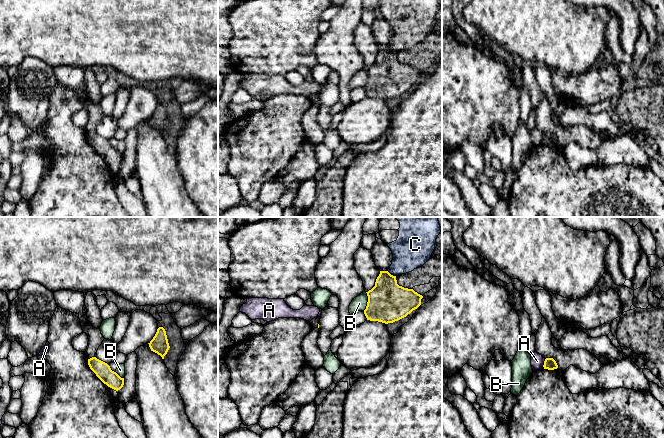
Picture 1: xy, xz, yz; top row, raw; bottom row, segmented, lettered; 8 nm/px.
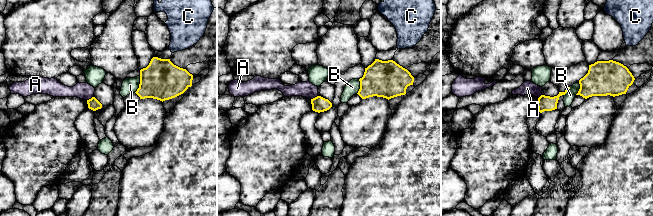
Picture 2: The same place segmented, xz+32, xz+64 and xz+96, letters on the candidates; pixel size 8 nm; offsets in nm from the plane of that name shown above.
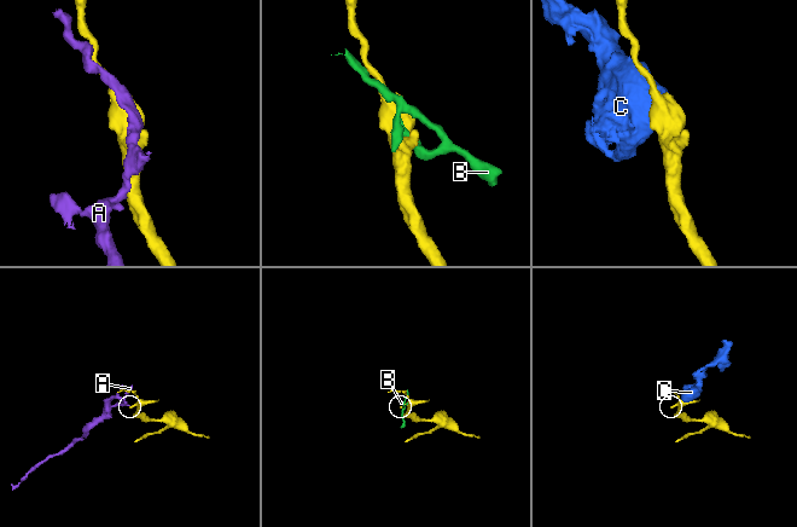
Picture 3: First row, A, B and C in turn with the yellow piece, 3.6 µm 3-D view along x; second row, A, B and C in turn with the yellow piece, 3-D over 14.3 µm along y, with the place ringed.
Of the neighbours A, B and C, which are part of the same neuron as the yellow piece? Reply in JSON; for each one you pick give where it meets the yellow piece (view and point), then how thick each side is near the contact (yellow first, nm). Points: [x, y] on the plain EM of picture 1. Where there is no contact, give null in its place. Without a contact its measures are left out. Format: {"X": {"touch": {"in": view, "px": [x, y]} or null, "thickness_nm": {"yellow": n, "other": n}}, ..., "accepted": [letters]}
{"accepted": []}

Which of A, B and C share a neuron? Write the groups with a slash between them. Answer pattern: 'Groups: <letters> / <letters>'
Groups: A / B / C

